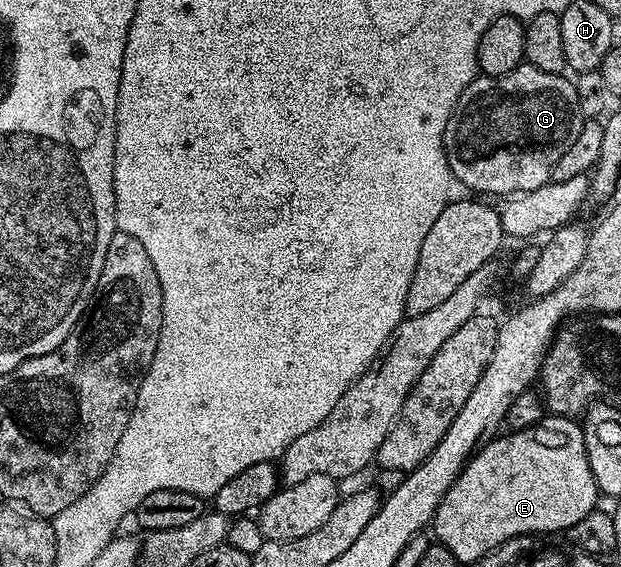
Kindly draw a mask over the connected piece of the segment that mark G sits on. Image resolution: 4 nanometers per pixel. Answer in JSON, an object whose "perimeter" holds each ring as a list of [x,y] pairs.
{"perimeter":[[[526,61],[501,77],[484,74],[476,77],[465,93],[461,93],[457,105],[451,110],[449,125],[445,125],[443,144],[452,180],[456,184],[464,183],[471,190],[468,192],[483,197],[511,197],[550,183],[553,165],[557,165],[565,149],[577,141],[577,133],[581,133],[585,122],[577,105],[575,84],[567,78],[566,74],[545,73],[545,69],[537,69]]]}

